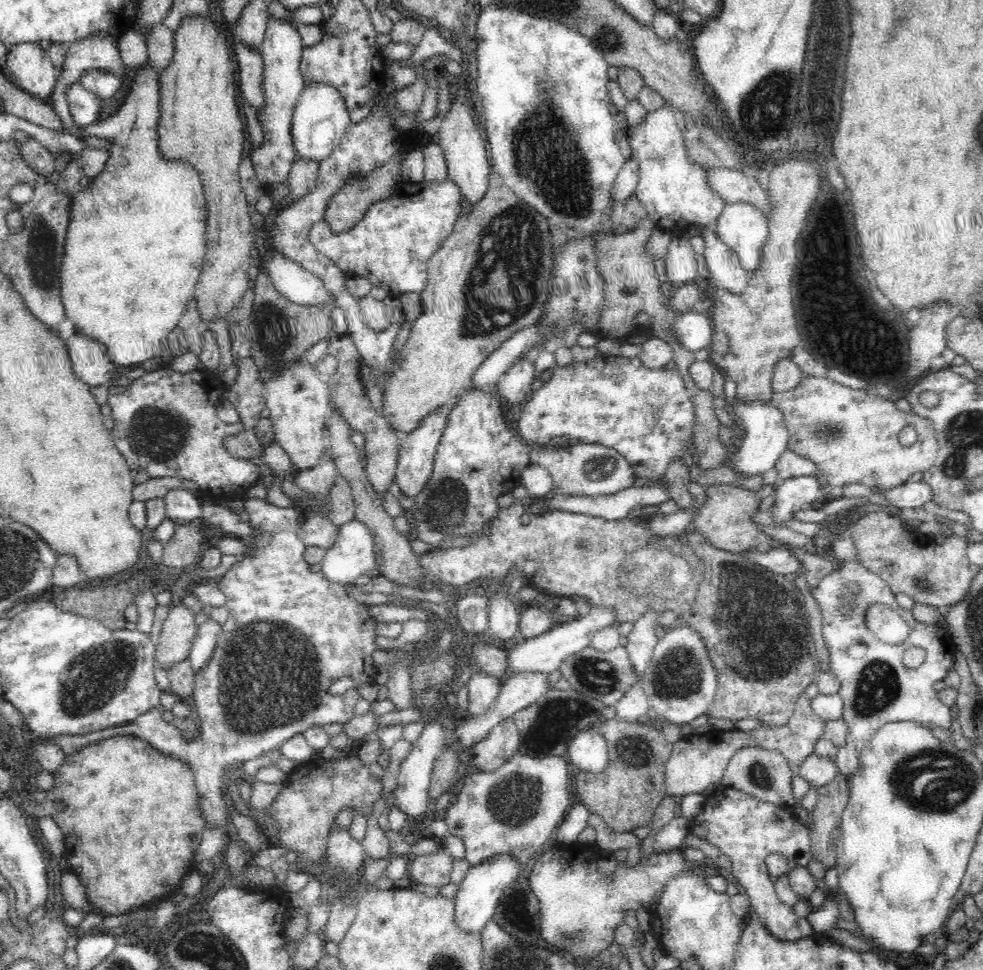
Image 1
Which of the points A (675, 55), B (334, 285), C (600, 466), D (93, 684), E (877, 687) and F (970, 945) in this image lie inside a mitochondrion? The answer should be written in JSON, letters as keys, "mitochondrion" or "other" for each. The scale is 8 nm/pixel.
{"A":"other","B":"other","C":"mitochondrion","D":"mitochondrion","E":"mitochondrion","F":"other"}

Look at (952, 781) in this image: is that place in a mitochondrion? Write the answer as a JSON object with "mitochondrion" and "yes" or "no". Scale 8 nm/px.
{"mitochondrion":"yes"}

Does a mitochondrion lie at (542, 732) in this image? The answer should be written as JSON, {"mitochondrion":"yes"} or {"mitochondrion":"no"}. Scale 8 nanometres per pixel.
{"mitochondrion":"yes"}

